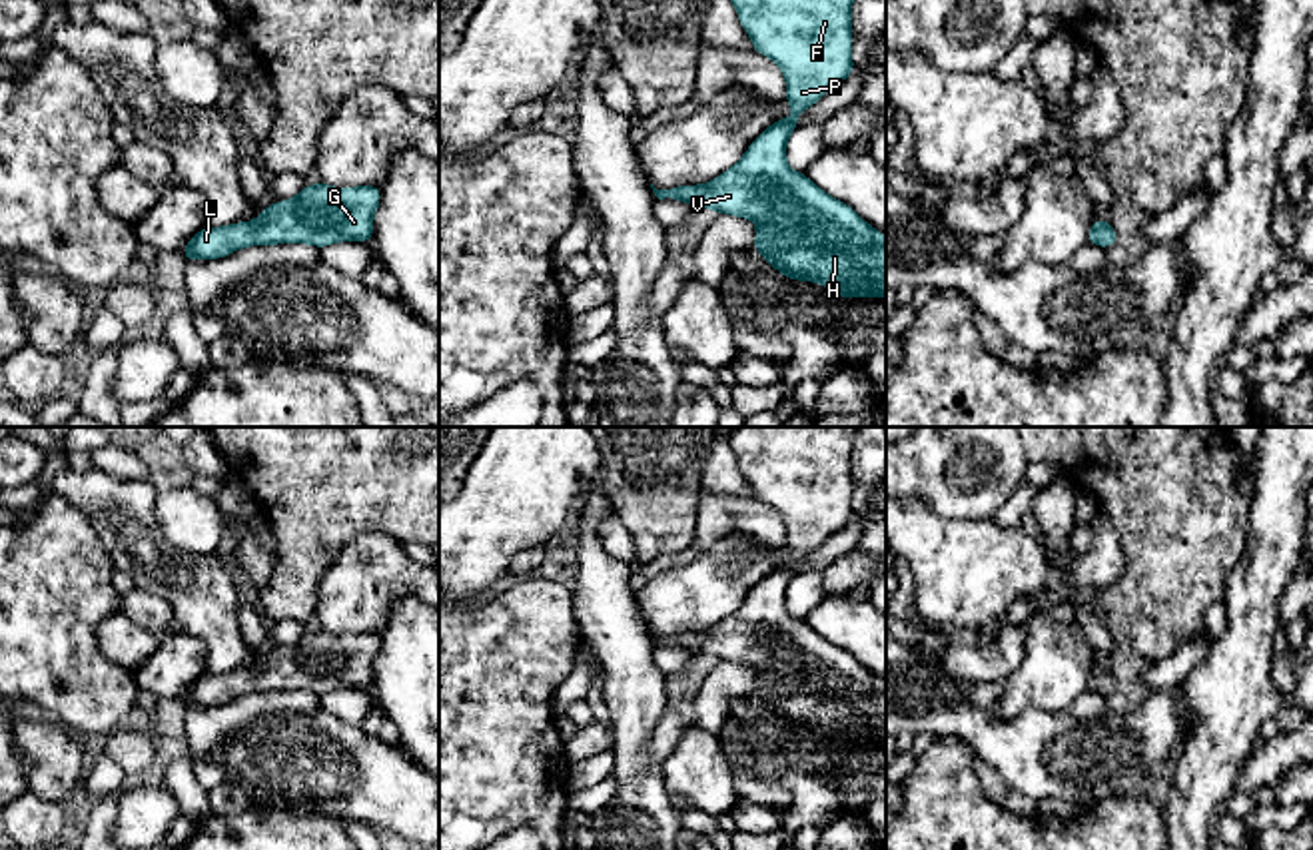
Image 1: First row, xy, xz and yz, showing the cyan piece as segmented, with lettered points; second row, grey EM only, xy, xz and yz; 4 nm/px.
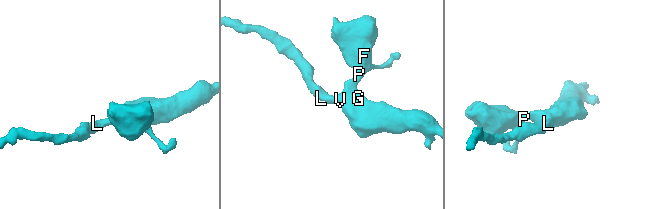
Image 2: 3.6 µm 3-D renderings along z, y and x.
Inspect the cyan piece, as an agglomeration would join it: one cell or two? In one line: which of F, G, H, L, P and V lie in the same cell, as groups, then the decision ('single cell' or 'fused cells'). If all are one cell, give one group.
F G H L P V | single cell

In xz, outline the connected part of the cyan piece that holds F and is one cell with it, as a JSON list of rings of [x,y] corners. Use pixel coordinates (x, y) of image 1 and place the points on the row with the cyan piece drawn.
[[[730,0],[752,40],[752,50],[780,66],[792,118],[778,118],[744,152],[744,156],[704,186],[676,186],[653,192],[658,200],[680,200],[692,208],[752,219],[758,225],[752,247],[780,275],[828,285],[836,297],[886,295],[886,237],[866,223],[848,204],[822,192],[806,174],[786,164],[786,142],[800,126],[798,116],[830,88],[846,80],[852,62],[852,0]]]

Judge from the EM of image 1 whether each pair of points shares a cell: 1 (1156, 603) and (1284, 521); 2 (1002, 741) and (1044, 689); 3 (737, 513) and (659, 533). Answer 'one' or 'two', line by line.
1: two
2: two
3: two

